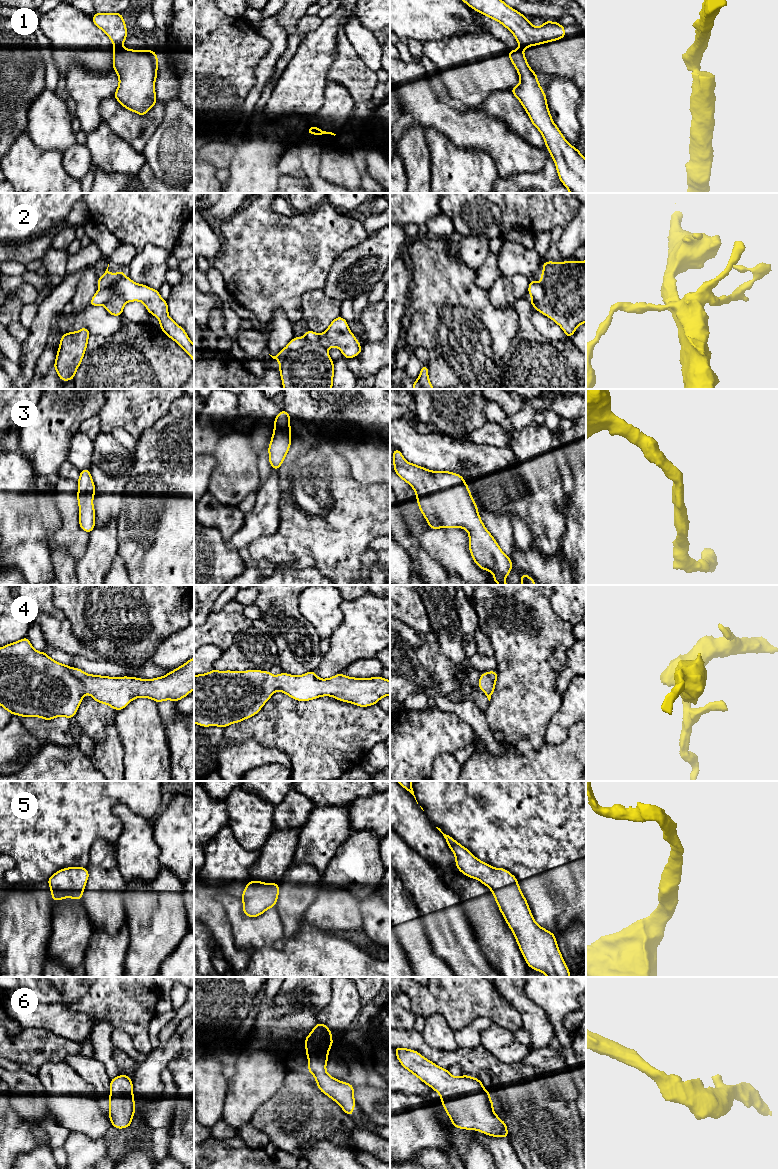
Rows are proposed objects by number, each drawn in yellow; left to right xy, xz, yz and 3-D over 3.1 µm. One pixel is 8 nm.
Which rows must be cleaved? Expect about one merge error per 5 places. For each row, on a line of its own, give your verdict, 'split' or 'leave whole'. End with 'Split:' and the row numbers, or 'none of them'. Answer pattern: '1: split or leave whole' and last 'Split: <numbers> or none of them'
1: split
2: split
3: split
4: leave whole
5: leave whole
6: leave whole
Split: 1, 2, 3

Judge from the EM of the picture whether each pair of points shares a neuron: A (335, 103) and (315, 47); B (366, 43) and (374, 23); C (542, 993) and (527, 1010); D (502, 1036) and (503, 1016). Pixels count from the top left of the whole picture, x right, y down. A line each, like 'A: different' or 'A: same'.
A: different
B: different
C: different
D: different

